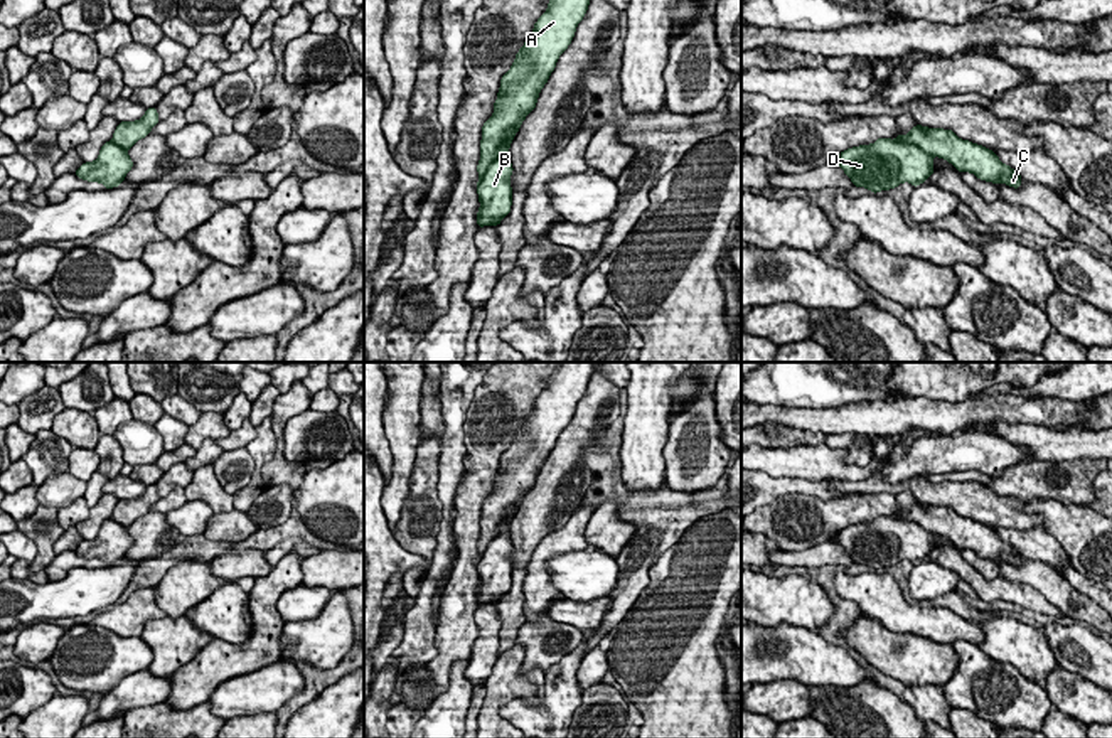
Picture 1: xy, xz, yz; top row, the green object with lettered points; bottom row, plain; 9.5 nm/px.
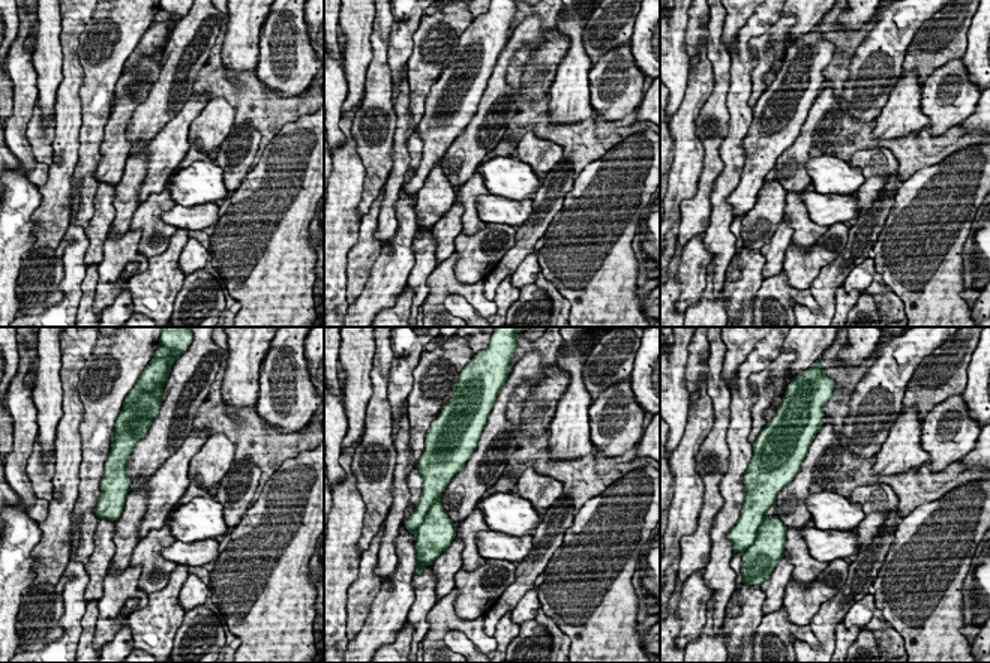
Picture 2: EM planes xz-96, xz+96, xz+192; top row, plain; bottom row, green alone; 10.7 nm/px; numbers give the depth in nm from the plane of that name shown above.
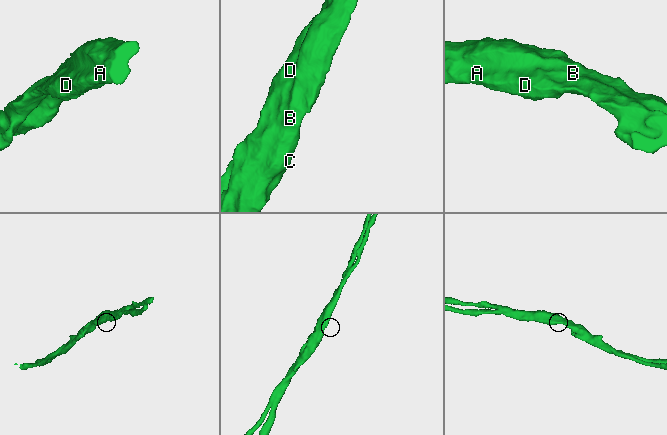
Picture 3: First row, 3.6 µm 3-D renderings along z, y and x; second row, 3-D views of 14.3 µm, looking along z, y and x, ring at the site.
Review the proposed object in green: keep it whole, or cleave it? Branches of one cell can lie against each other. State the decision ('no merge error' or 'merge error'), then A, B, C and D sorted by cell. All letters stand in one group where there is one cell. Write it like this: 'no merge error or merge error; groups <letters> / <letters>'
merge error; groups A D / B C

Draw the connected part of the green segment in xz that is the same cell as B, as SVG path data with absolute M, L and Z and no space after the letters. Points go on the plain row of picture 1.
M511 511L499 524L497 536L489 543L484 551L477 571L480 586L477 590L477 603L499 603L500 598L511 590L512 564L511 553L514 549L511 541L509 526L514 517Z

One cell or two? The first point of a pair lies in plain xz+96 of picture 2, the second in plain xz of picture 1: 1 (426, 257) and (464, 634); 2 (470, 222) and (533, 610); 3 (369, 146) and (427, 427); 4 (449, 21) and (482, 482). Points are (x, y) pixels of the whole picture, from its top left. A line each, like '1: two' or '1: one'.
1: two
2: one
3: two
4: one

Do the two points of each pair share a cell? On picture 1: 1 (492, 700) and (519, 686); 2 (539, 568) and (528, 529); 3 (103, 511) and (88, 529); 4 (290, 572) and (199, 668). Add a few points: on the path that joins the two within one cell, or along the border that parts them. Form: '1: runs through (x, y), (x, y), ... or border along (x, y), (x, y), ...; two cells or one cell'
1: runs through (499, 693), (506, 686), (513, 686); one cell
2: border along (565, 523), (538, 545), (526, 566); two cells
3: runs through (98, 516), (91, 524); one cell
4: runs through (265, 604), (265, 636), (241, 659), (231, 661); one cell

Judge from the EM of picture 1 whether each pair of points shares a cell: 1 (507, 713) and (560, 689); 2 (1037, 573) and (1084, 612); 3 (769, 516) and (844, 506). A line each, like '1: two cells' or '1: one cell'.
1: one cell
2: one cell
3: one cell

